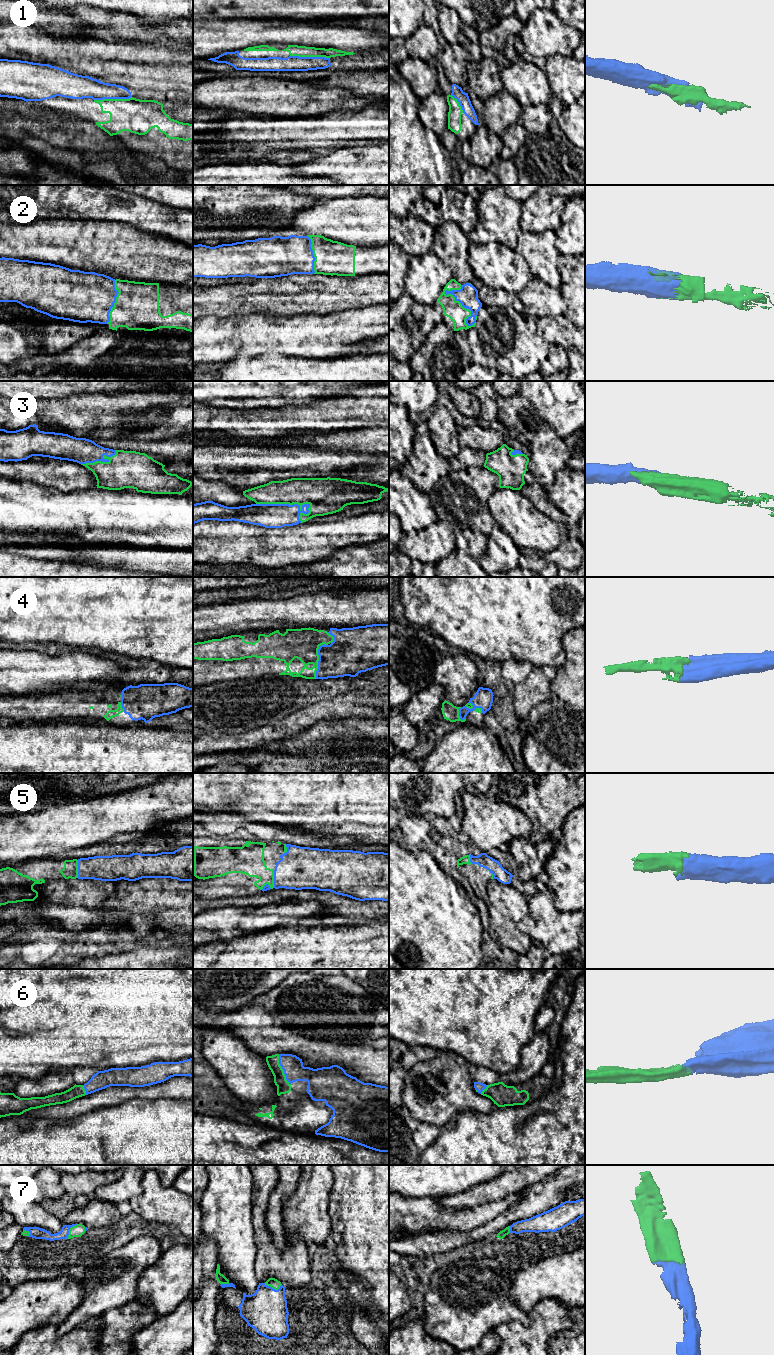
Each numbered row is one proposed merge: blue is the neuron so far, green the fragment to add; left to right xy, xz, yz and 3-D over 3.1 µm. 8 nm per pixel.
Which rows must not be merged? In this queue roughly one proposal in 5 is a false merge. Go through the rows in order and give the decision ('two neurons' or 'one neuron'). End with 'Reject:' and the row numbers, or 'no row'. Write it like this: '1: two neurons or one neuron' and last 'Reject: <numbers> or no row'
1: one neuron
2: one neuron
3: one neuron
4: one neuron
5: one neuron
6: one neuron
7: one neuron
Reject: no row

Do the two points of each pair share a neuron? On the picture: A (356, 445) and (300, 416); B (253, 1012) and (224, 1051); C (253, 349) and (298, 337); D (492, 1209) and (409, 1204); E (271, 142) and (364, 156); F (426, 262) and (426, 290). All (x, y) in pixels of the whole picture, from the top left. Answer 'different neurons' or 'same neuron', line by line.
A: different neurons
B: different neurons
C: same neuron
D: same neuron
E: different neurons
F: same neuron

